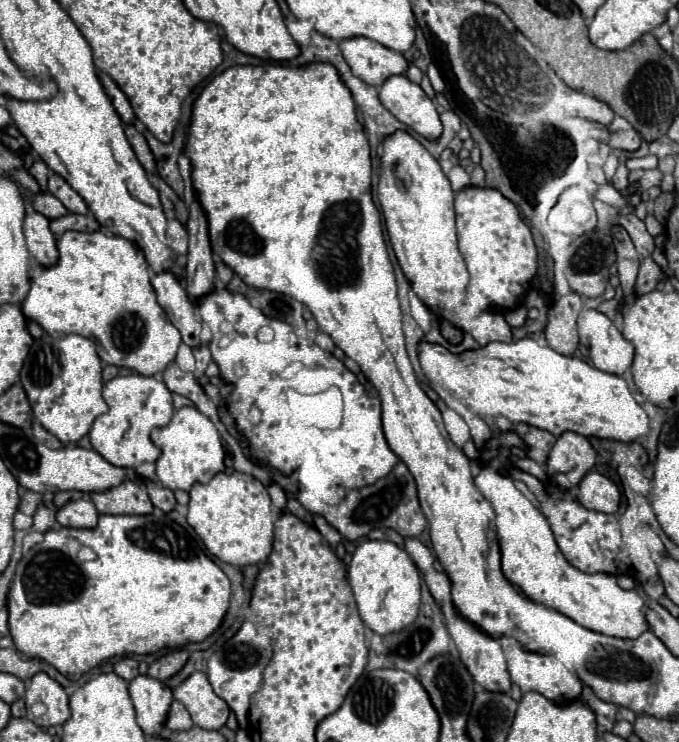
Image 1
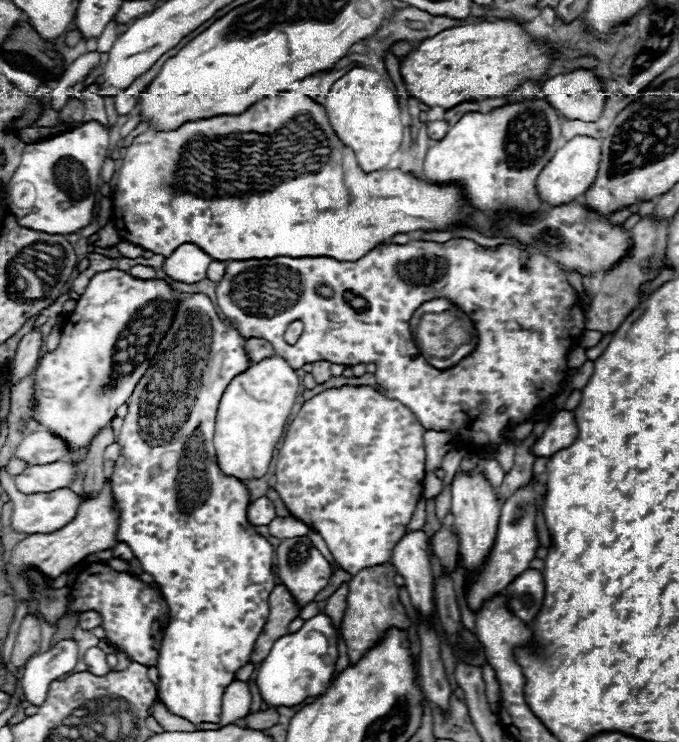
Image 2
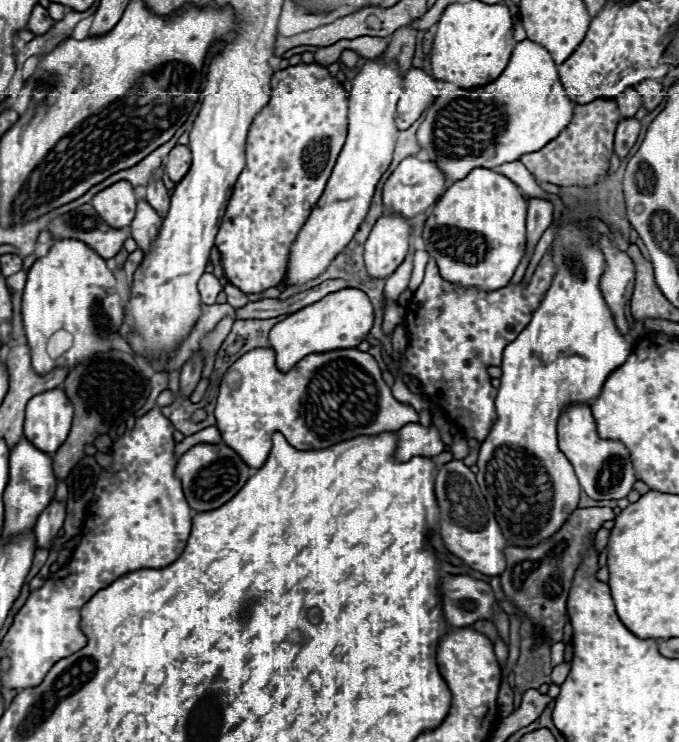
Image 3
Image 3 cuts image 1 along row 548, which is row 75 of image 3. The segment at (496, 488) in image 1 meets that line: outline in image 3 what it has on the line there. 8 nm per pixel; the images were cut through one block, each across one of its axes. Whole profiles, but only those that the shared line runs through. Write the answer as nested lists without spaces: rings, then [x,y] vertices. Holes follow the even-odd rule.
[[[522,40],[514,48],[516,50],[512,52],[506,70],[498,76],[494,84],[486,88],[460,90],[456,94],[452,94],[452,84],[444,84],[440,94],[434,98],[432,106],[424,114],[426,120],[422,122],[416,134],[420,144],[418,158],[436,162],[452,182],[464,178],[474,168],[494,168],[500,164],[516,162],[522,154],[544,148],[572,120],[576,104],[570,98],[566,98],[558,76],[558,66],[552,60],[552,54],[532,40]]]

